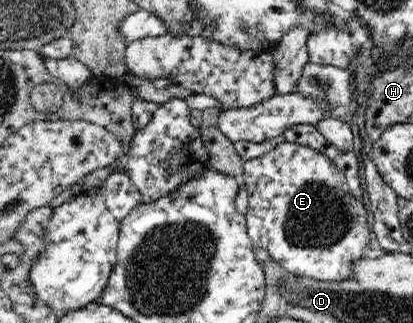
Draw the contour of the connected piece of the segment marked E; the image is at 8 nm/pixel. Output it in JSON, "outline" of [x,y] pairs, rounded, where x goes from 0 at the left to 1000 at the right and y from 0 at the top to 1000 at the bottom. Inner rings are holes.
{"outline":[[[685,440],[632,486],[591,498],[588,526],[591,542],[581,557],[598,576],[598,601],[603,601],[603,644],[591,669],[598,684],[598,718],[613,759],[644,771],[688,836],[712,845],[722,858],[751,858],[763,870],[835,870],[835,864],[845,864],[850,858],[850,814],[881,796],[881,768],[896,749],[896,718],[886,669],[889,650],[881,647],[877,622],[845,594],[835,542],[806,508],[806,498],[799,498],[787,477],[768,461],[714,440]]]}

